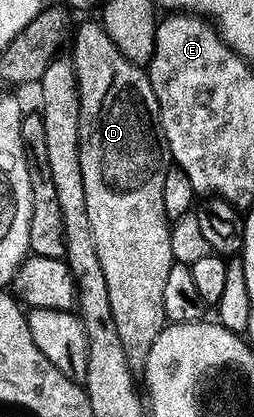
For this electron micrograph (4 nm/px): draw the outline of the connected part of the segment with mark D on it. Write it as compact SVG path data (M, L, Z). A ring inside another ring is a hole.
M96 19L85 20L75 28L73 52L71 59L77 70L77 89L81 95L81 113L79 114L79 170L83 170L83 198L87 198L87 218L91 221L91 234L95 238L95 250L99 258L99 266L103 268L103 278L107 280L107 298L111 304L111 318L115 322L115 330L119 332L119 342L123 344L129 367L137 370L144 365L147 354L158 334L167 326L163 310L163 286L167 282L167 270L175 263L171 254L171 238L169 237L170 221L167 219L163 206L163 184L171 167L169 147L165 145L165 135L161 129L159 118L159 101L155 98L155 90L149 84L149 73L142 65L132 64L107 38L107 30Z

